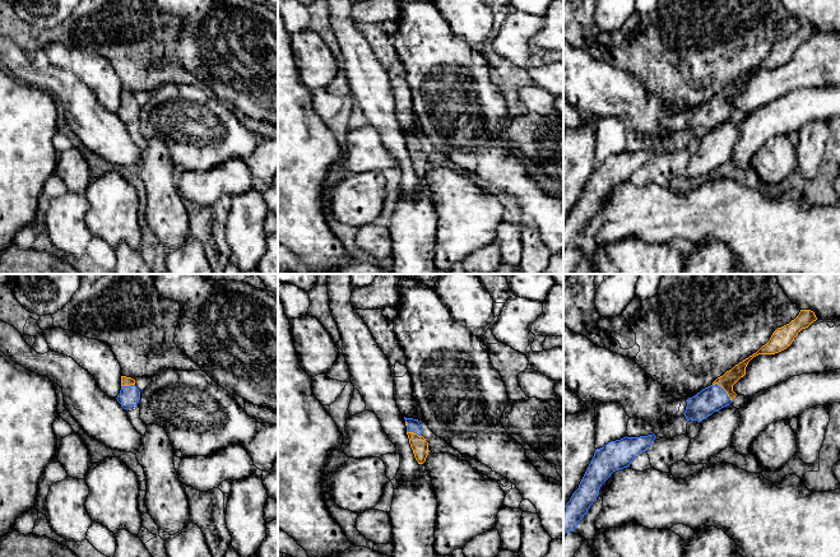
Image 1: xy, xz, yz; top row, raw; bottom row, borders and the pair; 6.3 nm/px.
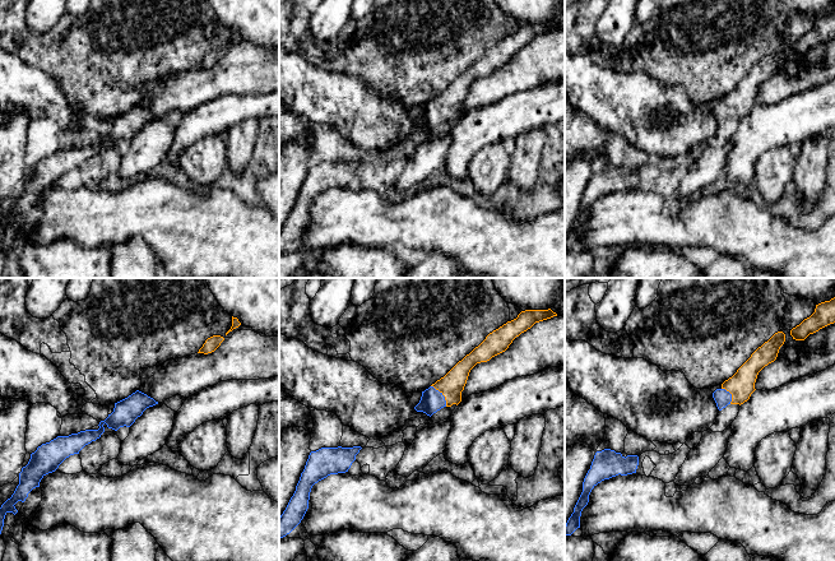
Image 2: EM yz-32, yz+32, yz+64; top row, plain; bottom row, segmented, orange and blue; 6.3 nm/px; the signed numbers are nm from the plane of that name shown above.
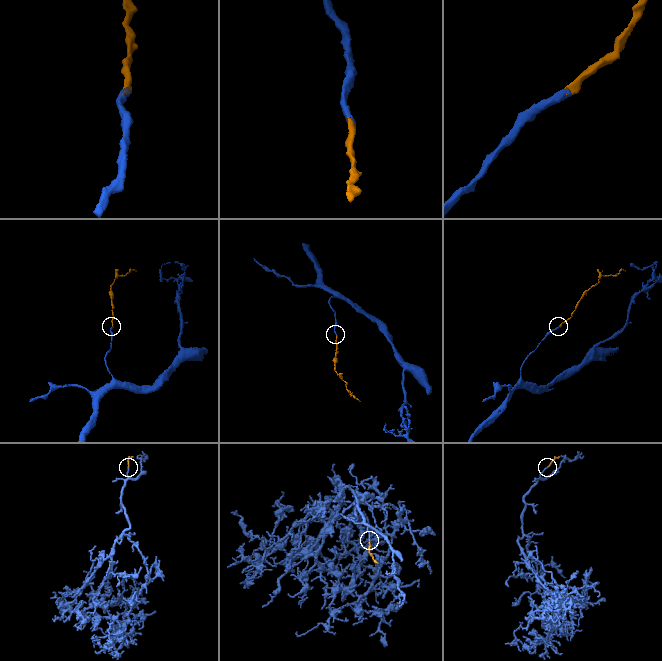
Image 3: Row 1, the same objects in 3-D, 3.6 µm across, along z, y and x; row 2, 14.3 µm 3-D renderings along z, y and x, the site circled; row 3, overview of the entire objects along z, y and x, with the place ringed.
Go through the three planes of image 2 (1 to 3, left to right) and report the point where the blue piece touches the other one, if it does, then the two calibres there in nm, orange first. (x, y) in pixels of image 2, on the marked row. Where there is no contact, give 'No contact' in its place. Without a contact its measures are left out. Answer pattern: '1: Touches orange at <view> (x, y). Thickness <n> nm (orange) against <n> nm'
1: No contact
2: Touches orange at yz+32 (442, 394). Thickness 150 nm (orange) against 140 nm
3: Touches orange at yz+64 (731, 393). Thickness 170 nm (orange) against 100 nm

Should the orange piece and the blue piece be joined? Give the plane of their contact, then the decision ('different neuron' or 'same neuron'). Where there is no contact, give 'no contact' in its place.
yz | same neuron

